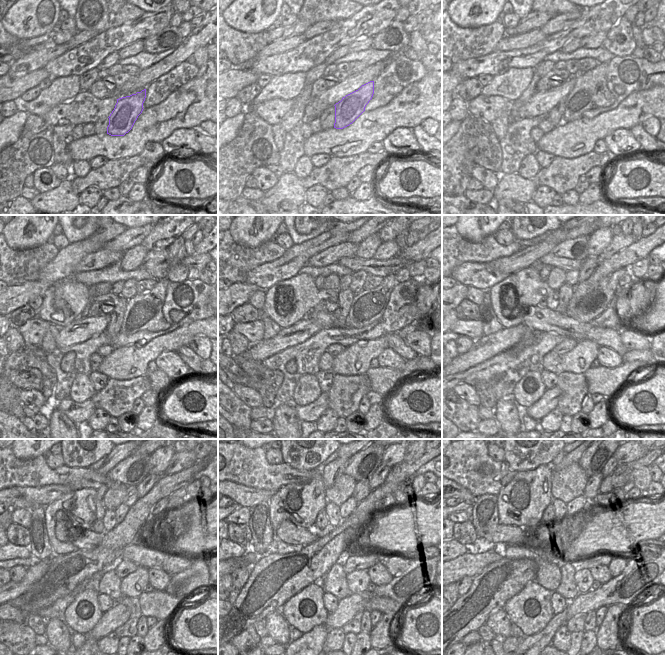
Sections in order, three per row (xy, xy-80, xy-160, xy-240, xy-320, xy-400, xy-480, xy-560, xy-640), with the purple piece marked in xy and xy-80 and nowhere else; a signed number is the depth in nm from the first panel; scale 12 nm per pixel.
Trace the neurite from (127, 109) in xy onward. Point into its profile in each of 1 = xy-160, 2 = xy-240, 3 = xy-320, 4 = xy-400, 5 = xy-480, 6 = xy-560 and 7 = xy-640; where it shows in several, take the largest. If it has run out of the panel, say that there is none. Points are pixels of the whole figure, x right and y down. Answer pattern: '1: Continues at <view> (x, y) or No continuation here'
1: Continues at xy-160 (590, 91)
2: Continues at xy-240 (143, 311)
3: Continues at xy-320 (367, 306)
4: Continues at xy-400 (595, 303)
5: Continues at xy-480 (147, 531)
6: Continues at xy-560 (408, 494)
7: Continues at xy-640 (635, 493)

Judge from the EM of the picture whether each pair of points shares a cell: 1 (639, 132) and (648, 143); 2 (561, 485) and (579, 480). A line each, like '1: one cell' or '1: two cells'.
1: one cell
2: one cell

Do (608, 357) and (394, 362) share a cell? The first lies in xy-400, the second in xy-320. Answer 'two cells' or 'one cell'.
one cell

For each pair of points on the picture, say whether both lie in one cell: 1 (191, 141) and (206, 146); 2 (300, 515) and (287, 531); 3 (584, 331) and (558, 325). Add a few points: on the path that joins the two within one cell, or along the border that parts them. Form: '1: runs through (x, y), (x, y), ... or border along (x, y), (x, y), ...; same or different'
1: border along (192, 128), (202, 153); different
2: border along (284, 519), (276, 535), (287, 543), (302, 545); different
3: runs through (578, 331), (564, 325); same

